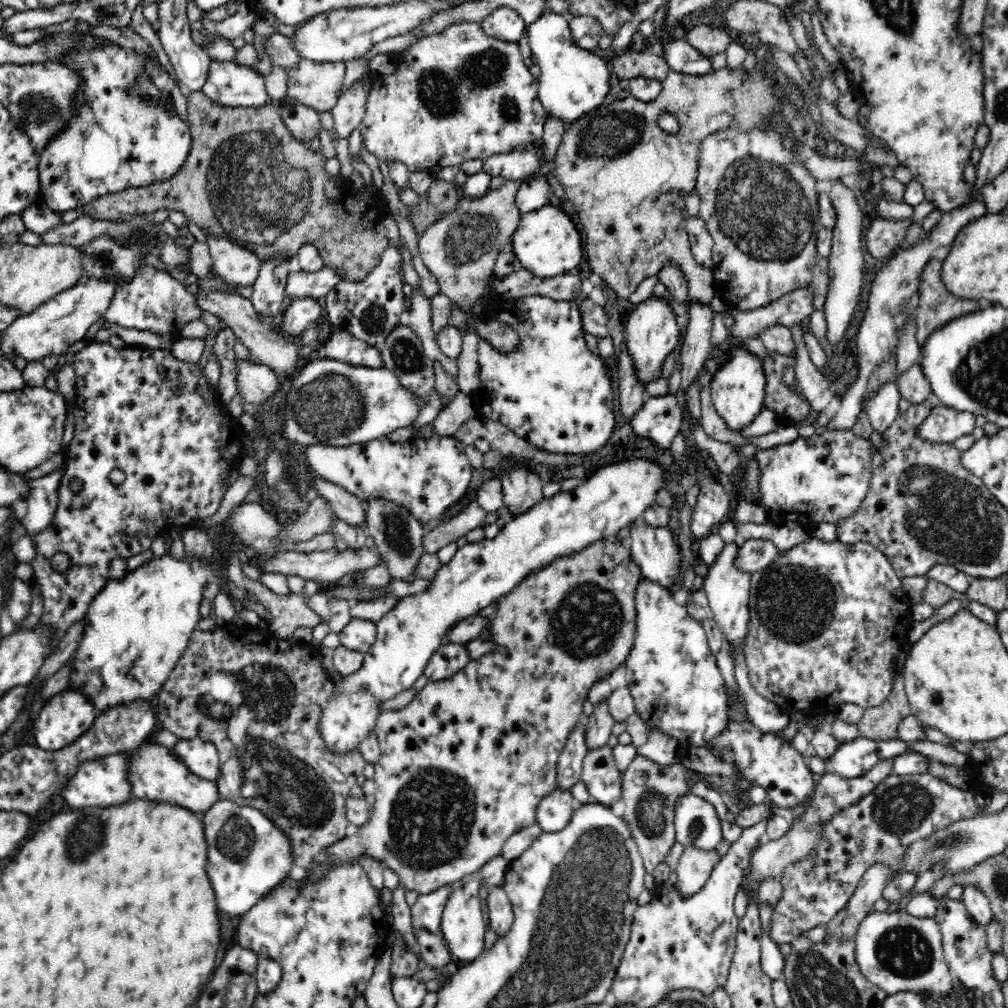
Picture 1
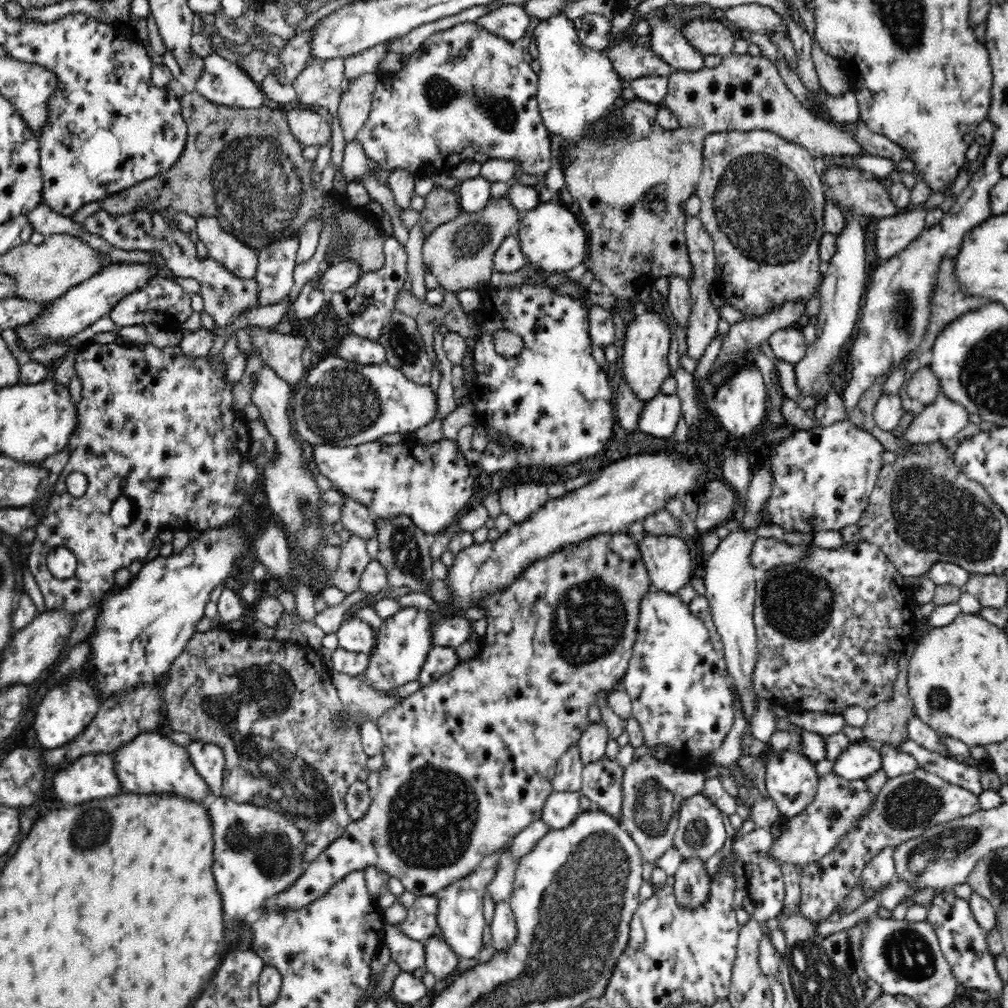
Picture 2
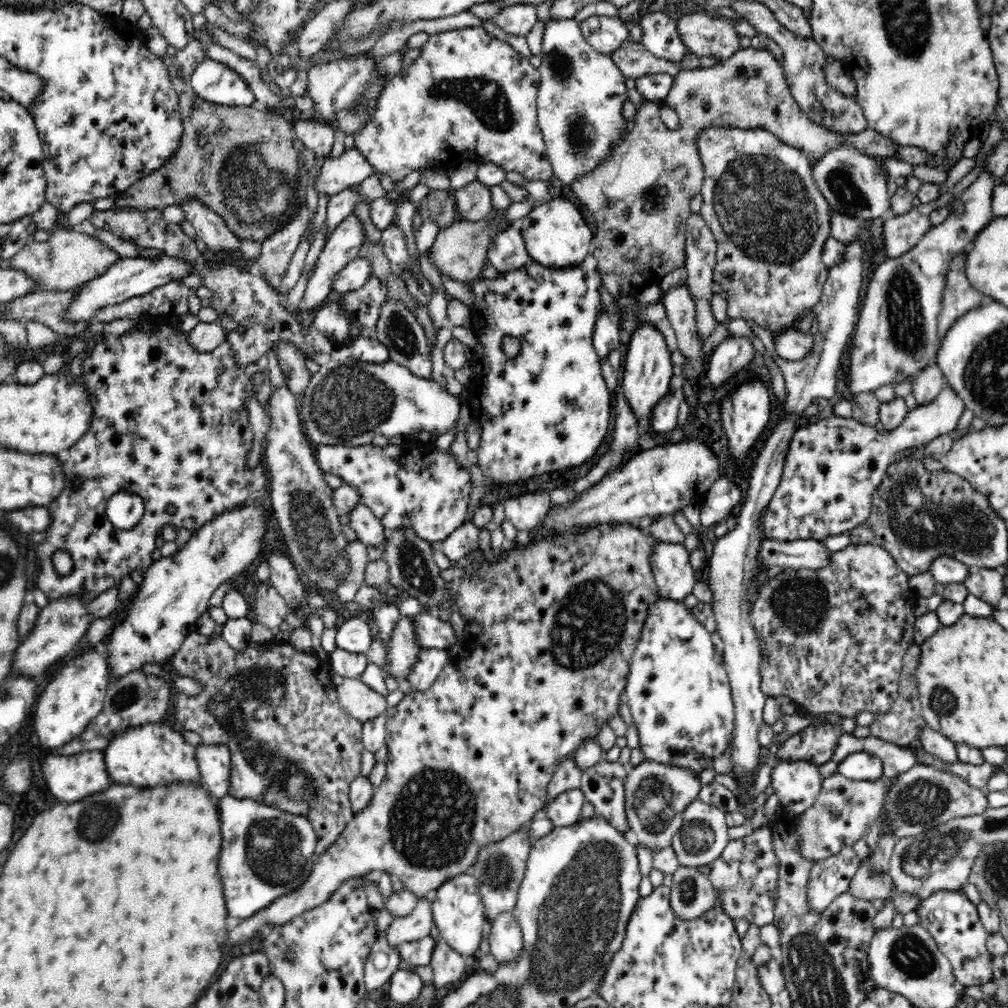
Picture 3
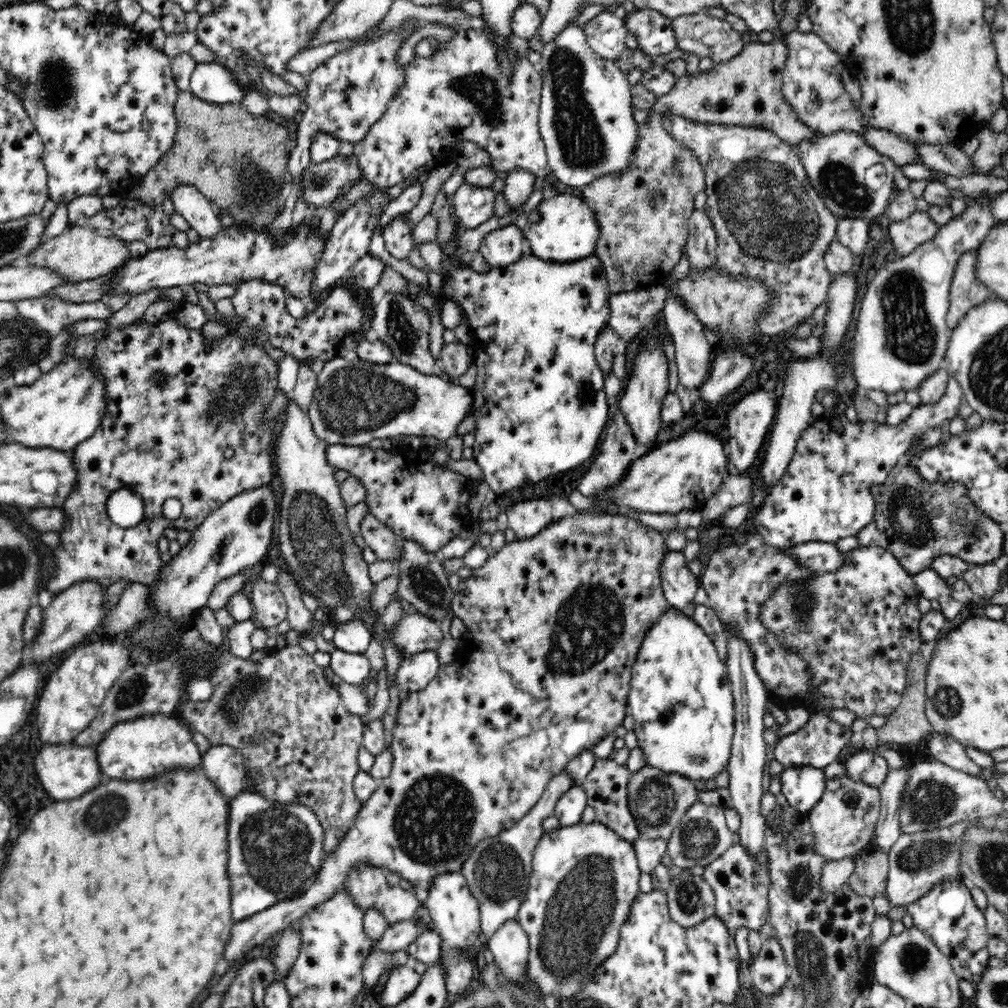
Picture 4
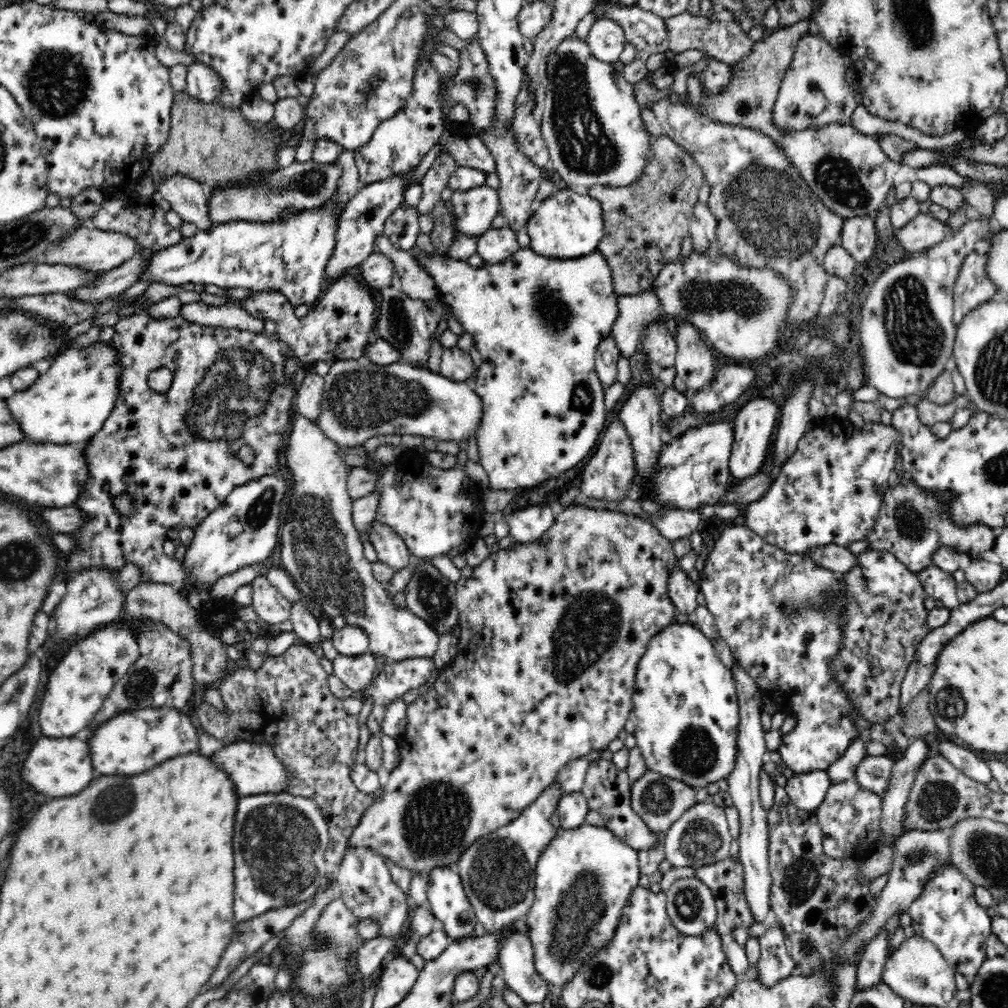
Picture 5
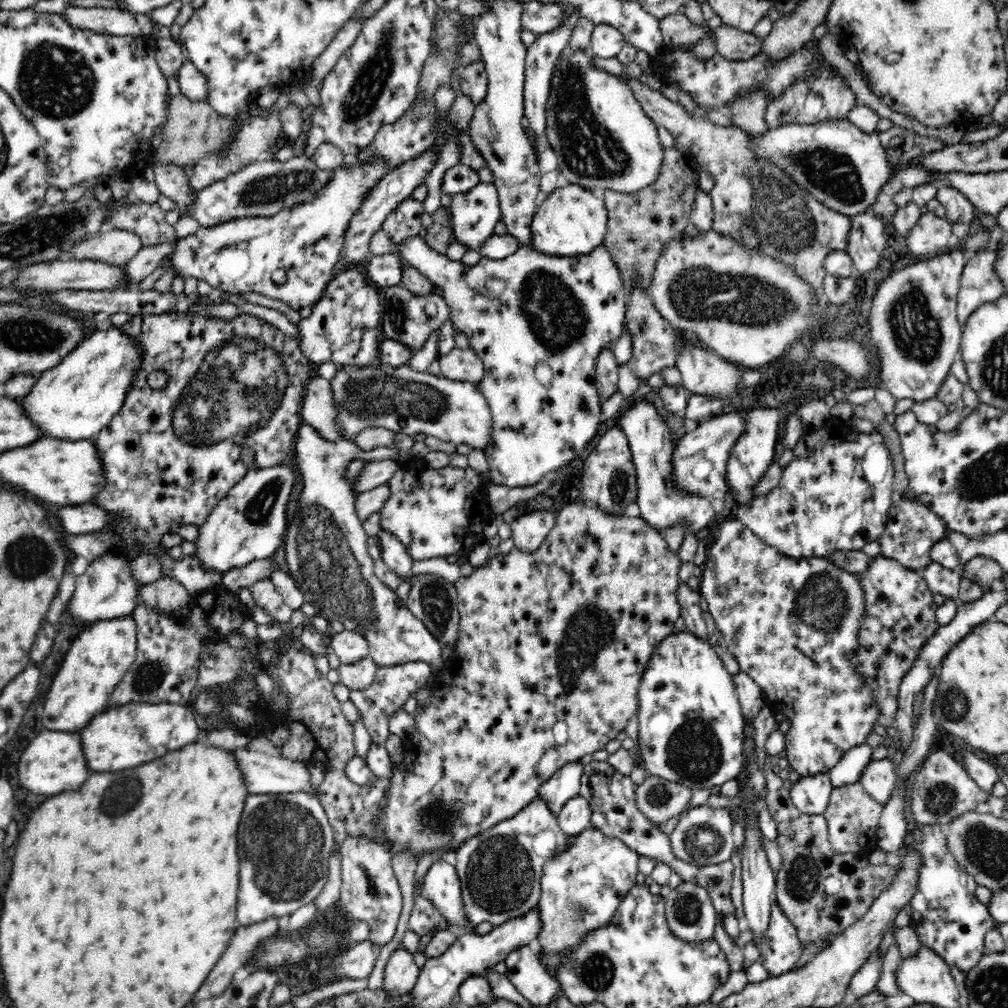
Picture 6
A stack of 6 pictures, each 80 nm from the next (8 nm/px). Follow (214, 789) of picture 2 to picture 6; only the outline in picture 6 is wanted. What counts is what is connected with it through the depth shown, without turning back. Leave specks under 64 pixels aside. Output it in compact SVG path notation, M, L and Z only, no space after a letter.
M266 736L256 737L246 746L238 747L230 753L235 756L249 795L284 794L300 791L314 793L316 790L316 788L312 789L308 767L304 767L300 762L284 758L279 748L273 745Z

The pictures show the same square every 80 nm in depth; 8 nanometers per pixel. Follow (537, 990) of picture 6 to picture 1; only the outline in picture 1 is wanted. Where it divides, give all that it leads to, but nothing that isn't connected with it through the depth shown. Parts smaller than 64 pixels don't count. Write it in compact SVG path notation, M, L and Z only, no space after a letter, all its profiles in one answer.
M502 884L488 887L485 900L488 906L489 926L497 932L497 936L506 934L512 926L514 915L512 915L512 907Z

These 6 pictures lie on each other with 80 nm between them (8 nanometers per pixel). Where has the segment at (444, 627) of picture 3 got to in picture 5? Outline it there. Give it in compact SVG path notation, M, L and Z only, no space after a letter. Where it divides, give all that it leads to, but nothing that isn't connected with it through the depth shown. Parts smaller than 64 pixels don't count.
M294 410L289 421L284 456L286 468L294 481L294 488L288 500L288 514L280 528L282 544L281 561L285 570L295 581L302 597L307 597L327 619L343 614L347 623L360 627L369 638L369 652L386 656L395 662L408 658L432 657L436 652L439 634L430 624L413 614L410 610L396 609L392 599L386 595L382 583L372 575L372 565L364 558L360 533L352 519L353 501L347 492L348 468L346 461L338 455L341 445L328 439L318 428L316 422Z

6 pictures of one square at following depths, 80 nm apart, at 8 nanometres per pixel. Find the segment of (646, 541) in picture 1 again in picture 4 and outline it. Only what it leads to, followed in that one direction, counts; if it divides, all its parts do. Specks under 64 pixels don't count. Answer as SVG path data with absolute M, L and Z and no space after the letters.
M670 549L665 551L660 570L660 585L669 606L679 610L686 608L696 594L700 584L700 577L694 575L689 569L684 552Z

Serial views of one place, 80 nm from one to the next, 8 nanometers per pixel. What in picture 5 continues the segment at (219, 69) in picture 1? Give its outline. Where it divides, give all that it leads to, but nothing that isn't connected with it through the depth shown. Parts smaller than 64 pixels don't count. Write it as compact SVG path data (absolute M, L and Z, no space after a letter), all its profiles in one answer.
M201 63L190 64L186 93L199 101L216 103L225 91L223 82L214 69Z

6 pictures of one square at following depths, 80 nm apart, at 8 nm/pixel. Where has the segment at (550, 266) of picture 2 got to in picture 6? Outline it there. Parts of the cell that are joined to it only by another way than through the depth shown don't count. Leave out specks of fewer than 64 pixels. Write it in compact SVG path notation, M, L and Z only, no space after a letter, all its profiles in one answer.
M569 183L563 188L553 190L537 208L530 224L531 244L538 252L548 256L585 255L602 245L607 222L606 205L602 196L578 183Z

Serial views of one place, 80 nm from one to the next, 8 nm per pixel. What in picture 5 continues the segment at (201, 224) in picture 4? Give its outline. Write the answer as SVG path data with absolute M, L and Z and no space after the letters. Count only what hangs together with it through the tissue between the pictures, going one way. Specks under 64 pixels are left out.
M172 175L158 186L159 198L168 200L171 210L177 212L182 220L195 224L198 231L209 231L216 224L208 216L208 201L211 194L202 184L188 176Z

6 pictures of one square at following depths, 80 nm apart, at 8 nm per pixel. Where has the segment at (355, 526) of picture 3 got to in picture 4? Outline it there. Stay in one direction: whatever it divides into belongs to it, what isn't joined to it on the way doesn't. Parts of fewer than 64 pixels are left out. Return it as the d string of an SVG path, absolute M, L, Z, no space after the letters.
M370 512L360 523L360 534L378 560L392 561L399 556L400 536L396 536L392 529L379 522Z

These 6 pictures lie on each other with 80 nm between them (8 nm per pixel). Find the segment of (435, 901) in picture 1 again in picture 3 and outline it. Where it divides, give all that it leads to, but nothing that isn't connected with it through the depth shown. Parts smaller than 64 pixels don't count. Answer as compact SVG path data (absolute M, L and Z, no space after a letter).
M420 897L408 916L396 917L387 928L387 939L392 946L415 941L435 934L432 916L432 897Z

